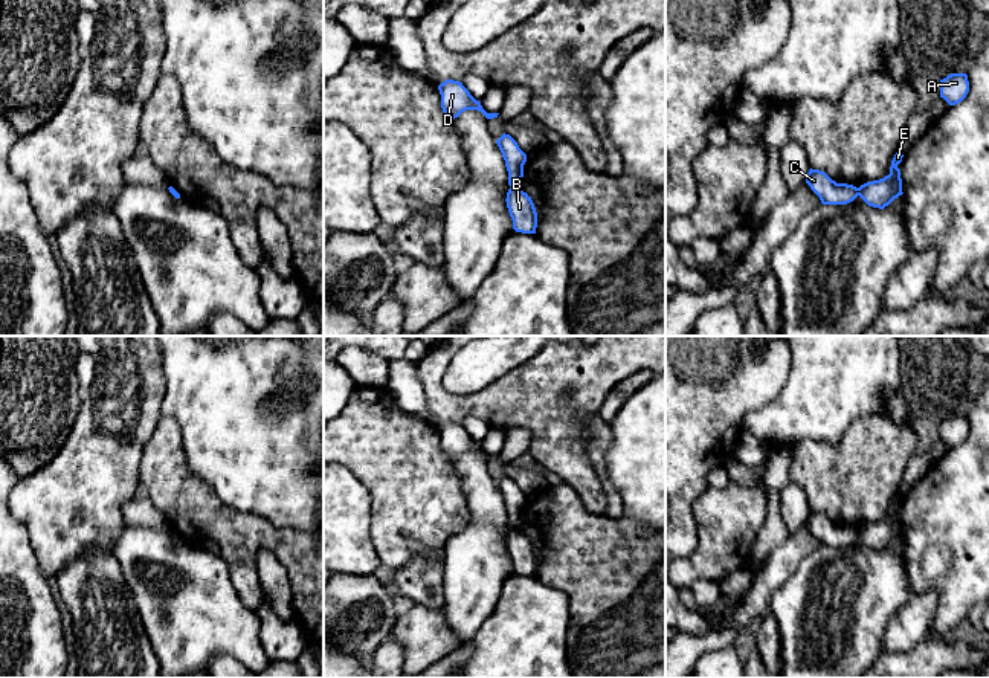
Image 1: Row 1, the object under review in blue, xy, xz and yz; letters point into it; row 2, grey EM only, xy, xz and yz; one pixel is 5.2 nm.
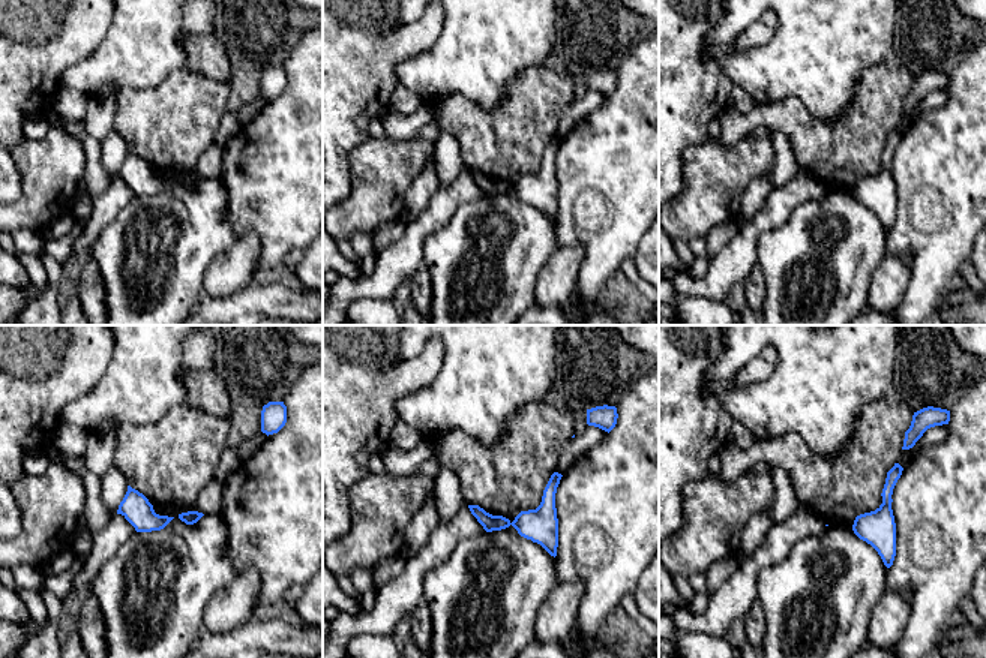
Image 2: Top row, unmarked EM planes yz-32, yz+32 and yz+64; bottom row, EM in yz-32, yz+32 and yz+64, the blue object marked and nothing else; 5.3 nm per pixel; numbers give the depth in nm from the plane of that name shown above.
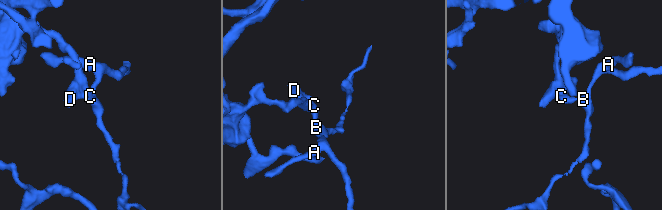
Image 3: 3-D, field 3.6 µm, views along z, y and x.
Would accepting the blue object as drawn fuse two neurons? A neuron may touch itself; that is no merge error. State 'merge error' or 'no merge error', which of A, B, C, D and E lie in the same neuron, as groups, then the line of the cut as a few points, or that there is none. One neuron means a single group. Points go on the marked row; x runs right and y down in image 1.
merge error; A B E / C D; cut in yz along (856, 188), (860, 194)

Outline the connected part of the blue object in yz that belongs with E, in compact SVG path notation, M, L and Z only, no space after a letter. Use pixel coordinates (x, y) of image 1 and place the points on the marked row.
M899 151L894 154L890 166L890 174L884 179L867 182L861 185L859 197L873 208L884 209L888 206L894 199L902 195L902 179L900 170L897 165L902 162L904 154Z

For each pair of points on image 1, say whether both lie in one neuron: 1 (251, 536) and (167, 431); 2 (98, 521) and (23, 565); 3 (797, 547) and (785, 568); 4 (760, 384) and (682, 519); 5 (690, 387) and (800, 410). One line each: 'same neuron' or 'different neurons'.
1: same neuron
2: different neurons
3: same neuron
4: same neuron
5: different neurons

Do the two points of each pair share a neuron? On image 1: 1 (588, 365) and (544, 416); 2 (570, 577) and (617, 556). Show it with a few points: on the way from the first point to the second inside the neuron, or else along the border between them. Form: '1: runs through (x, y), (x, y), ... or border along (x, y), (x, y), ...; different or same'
1: runs through (573, 371), (544, 400); same
2: runs through (582, 565), (605, 564); same

